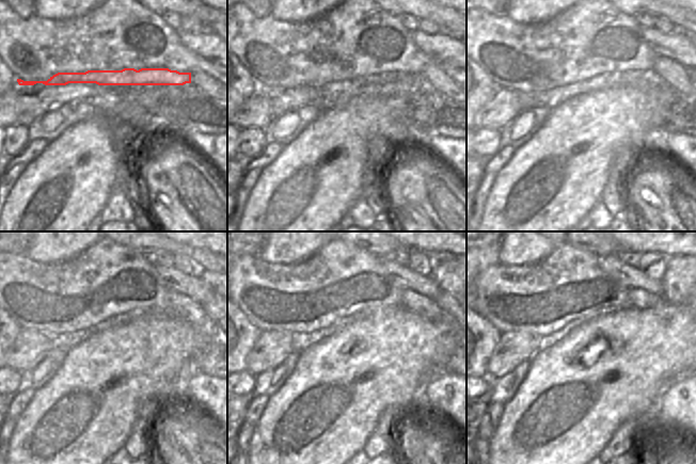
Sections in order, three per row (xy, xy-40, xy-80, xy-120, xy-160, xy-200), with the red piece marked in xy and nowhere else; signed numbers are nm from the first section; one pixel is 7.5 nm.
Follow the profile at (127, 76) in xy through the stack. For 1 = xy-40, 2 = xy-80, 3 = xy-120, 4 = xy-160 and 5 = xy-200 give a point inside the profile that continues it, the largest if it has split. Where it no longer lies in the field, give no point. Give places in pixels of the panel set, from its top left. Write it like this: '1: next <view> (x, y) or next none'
1: next xy-40 (368, 85)
2: next xy-80 (611, 80)
3: next xy-120 (121, 319)
4: next xy-160 (362, 315)
5: next xy-200 (598, 313)

